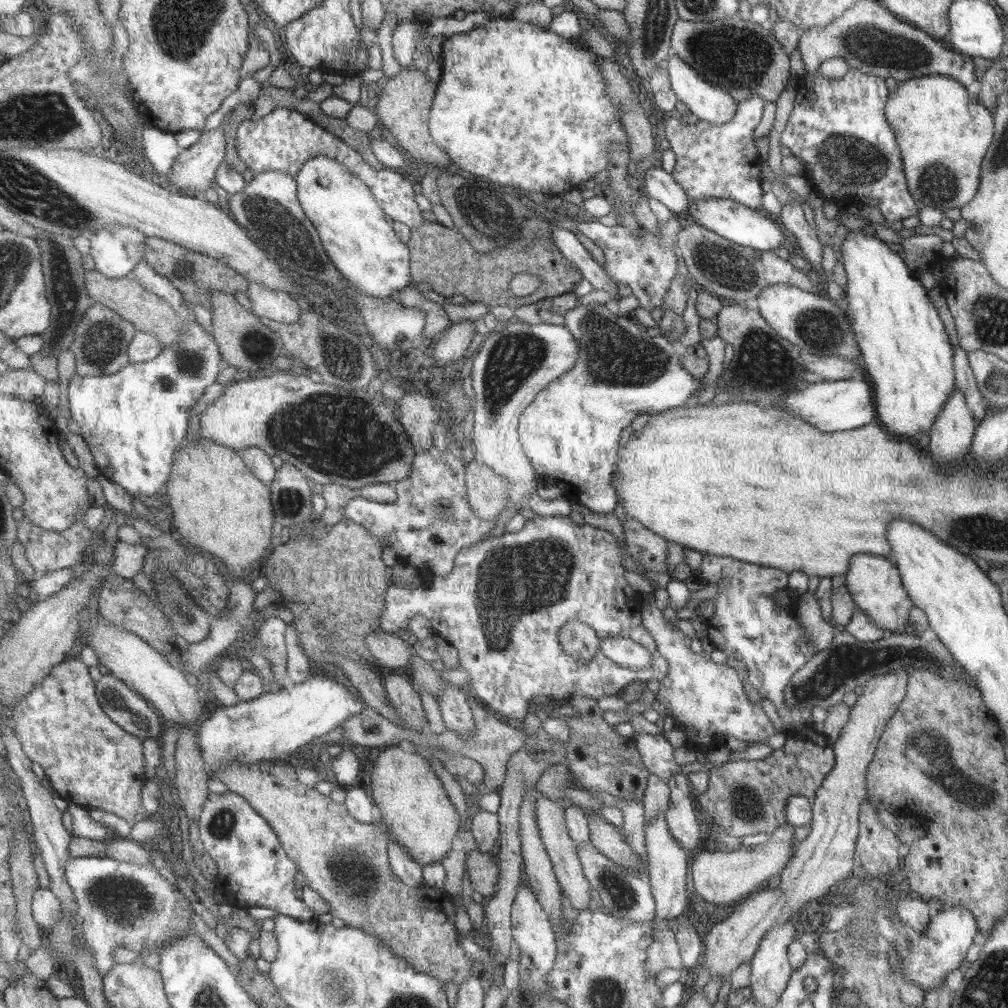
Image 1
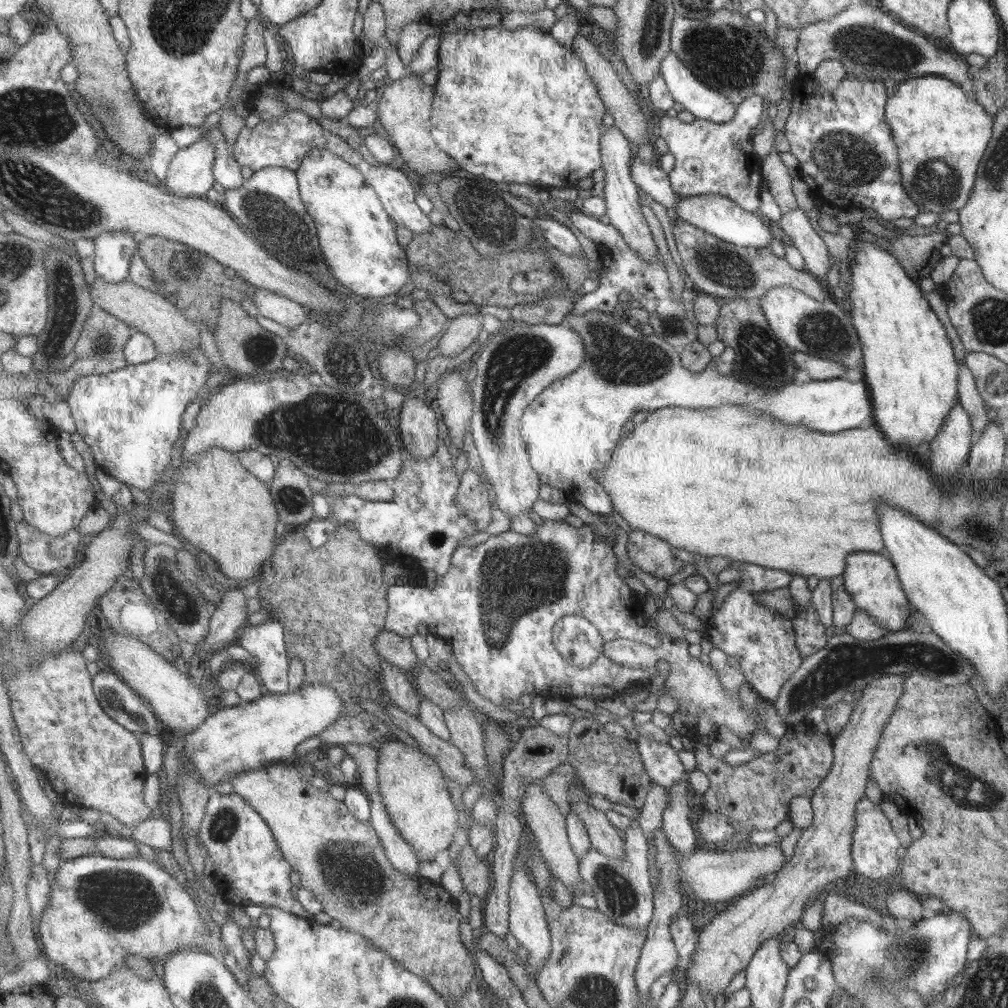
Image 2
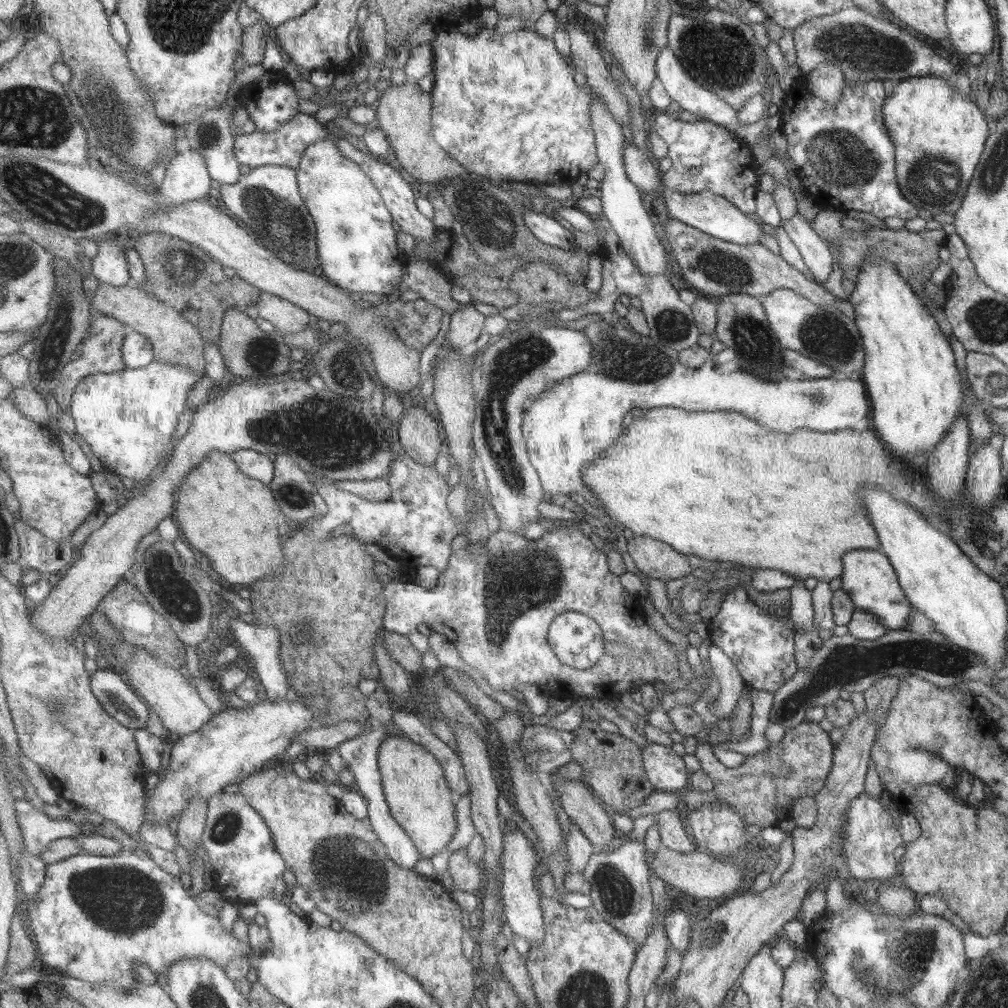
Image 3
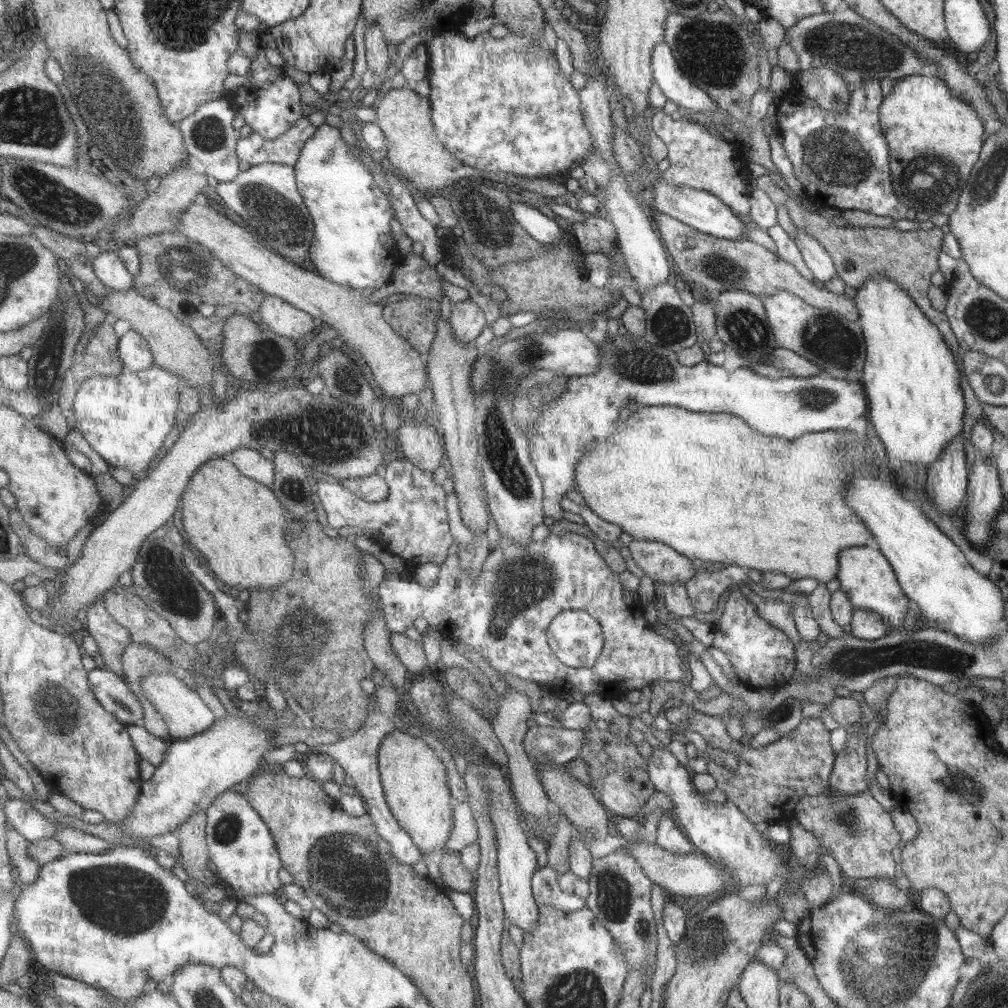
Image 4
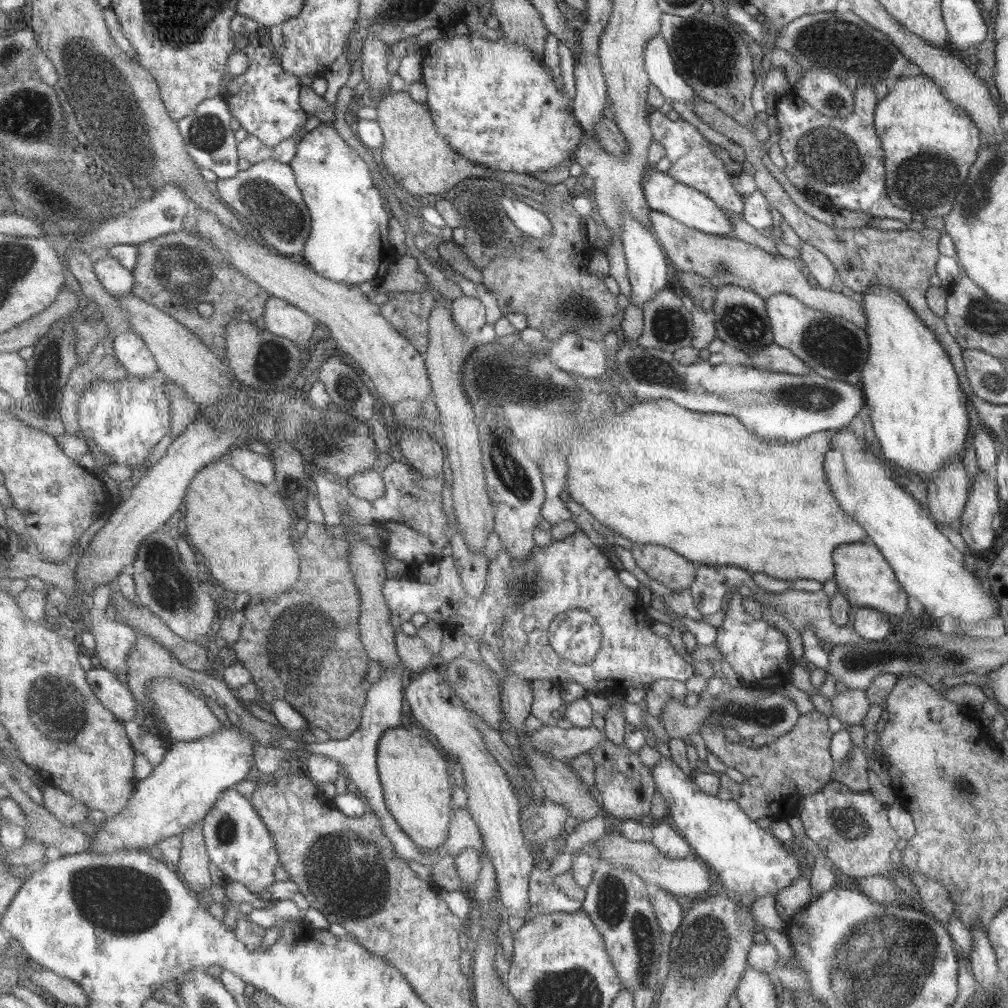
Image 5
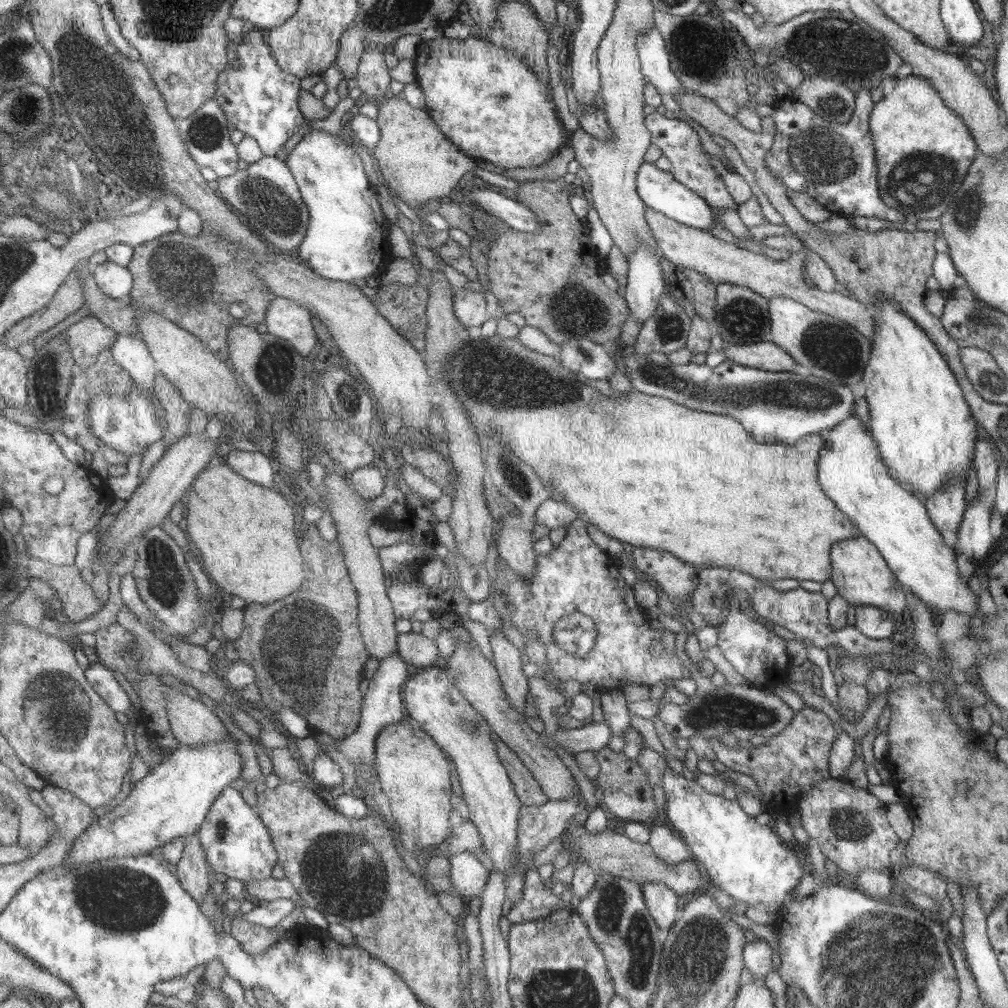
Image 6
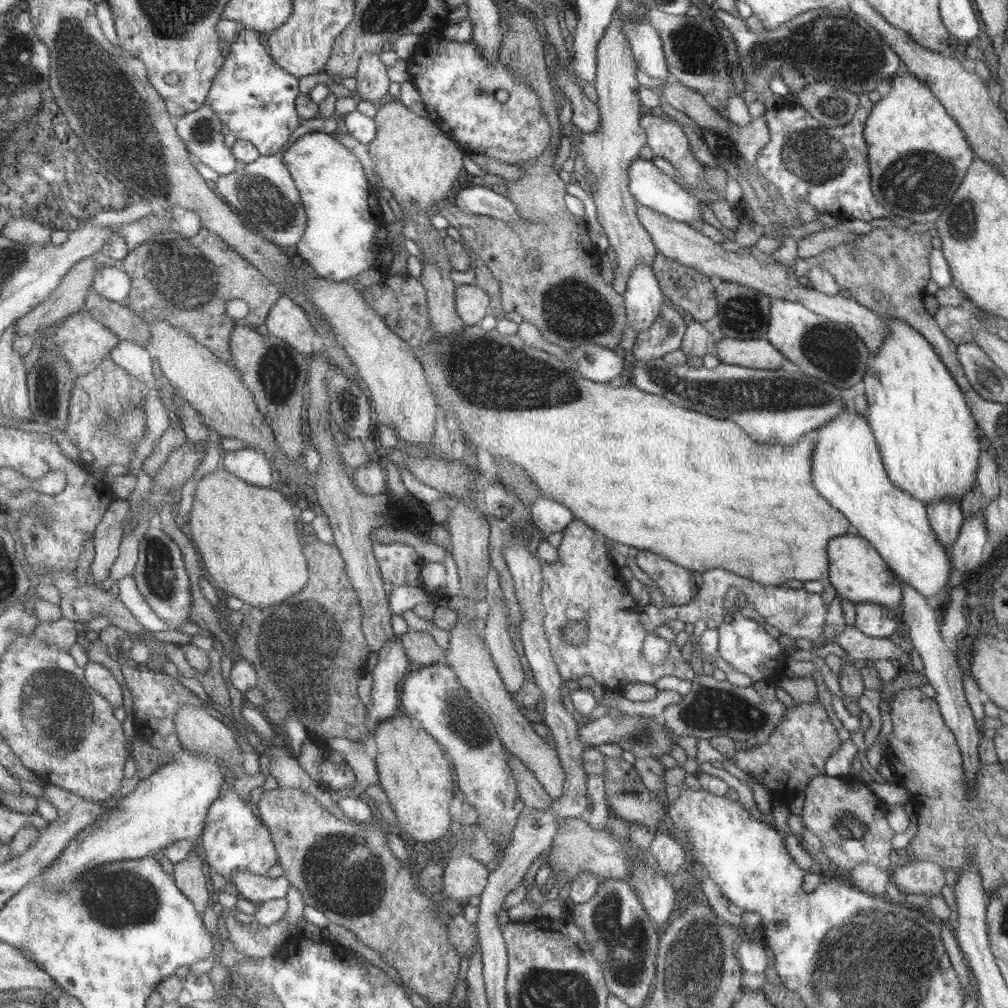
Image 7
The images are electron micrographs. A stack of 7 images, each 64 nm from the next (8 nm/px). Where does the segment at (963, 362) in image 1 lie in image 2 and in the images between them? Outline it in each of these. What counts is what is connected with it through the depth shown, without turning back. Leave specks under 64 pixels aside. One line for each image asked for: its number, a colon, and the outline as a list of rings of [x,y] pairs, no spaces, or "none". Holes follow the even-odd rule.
2: [[[965,358],[959,364],[959,378],[957,378],[957,400],[959,404],[965,408],[965,412],[969,414],[969,422],[973,432],[981,432],[985,430],[985,426],[989,424],[989,420],[993,418],[987,402],[979,396],[977,386],[975,386],[975,378],[971,374],[971,370],[965,366]]]

